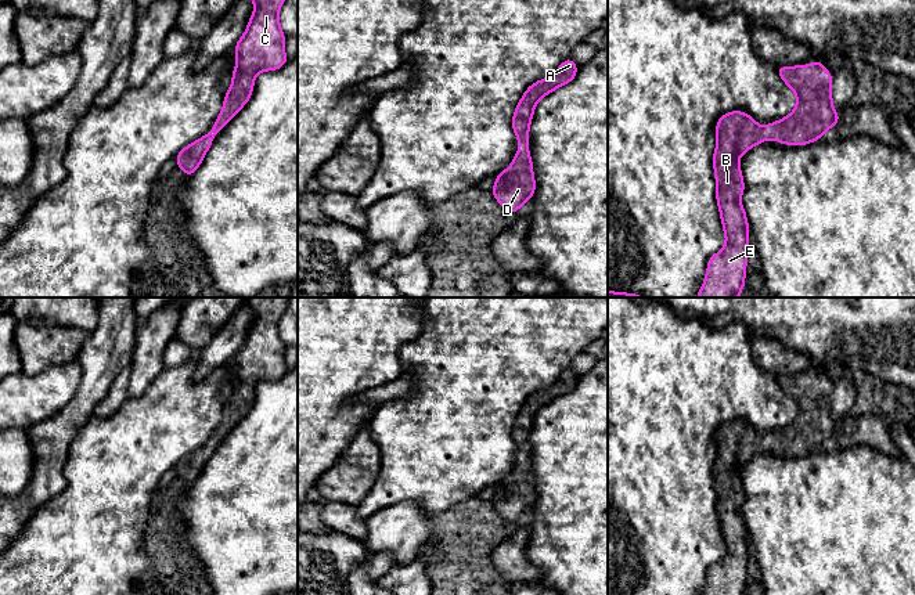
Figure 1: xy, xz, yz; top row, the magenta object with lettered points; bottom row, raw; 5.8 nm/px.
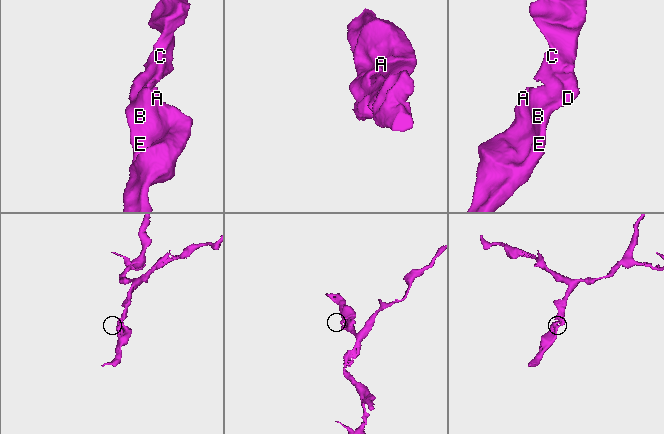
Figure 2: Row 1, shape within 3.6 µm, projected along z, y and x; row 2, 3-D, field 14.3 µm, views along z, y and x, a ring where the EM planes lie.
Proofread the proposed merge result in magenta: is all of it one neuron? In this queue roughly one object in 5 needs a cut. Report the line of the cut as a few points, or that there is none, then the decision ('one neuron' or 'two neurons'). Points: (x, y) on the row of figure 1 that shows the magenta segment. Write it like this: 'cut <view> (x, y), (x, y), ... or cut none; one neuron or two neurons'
cut none; one neuron

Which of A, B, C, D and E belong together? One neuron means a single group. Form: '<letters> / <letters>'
A B C D E

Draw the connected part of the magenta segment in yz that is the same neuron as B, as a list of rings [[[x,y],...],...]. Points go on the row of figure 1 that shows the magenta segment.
[[[821,61],[781,66],[775,72],[797,97],[790,115],[761,129],[743,111],[734,111],[721,115],[716,125],[716,199],[727,242],[709,259],[705,282],[696,298],[738,298],[745,288],[749,226],[739,202],[745,184],[738,158],[768,138],[788,145],[807,145],[821,140],[822,133],[842,118],[832,107],[832,73]]]

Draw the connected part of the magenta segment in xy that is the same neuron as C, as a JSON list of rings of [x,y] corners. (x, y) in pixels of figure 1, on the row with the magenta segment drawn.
[[[253,0],[255,11],[244,36],[235,44],[237,66],[233,71],[233,84],[224,95],[221,113],[212,130],[183,148],[177,155],[177,167],[185,177],[201,165],[215,136],[249,101],[255,76],[260,71],[277,71],[289,60],[285,55],[285,35],[280,28],[278,12],[284,0]]]

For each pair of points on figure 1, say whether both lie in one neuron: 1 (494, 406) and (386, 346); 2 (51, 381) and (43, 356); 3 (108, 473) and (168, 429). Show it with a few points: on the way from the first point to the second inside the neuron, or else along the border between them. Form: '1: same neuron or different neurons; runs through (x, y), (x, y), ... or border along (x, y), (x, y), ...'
1: different neurons; border along (422, 331), (400, 348), (399, 361), (403, 370)
2: different neurons; border along (74, 360), (47, 365), (35, 374), (21, 371)
3: same neuron; runs through (123, 458), (152, 432)

